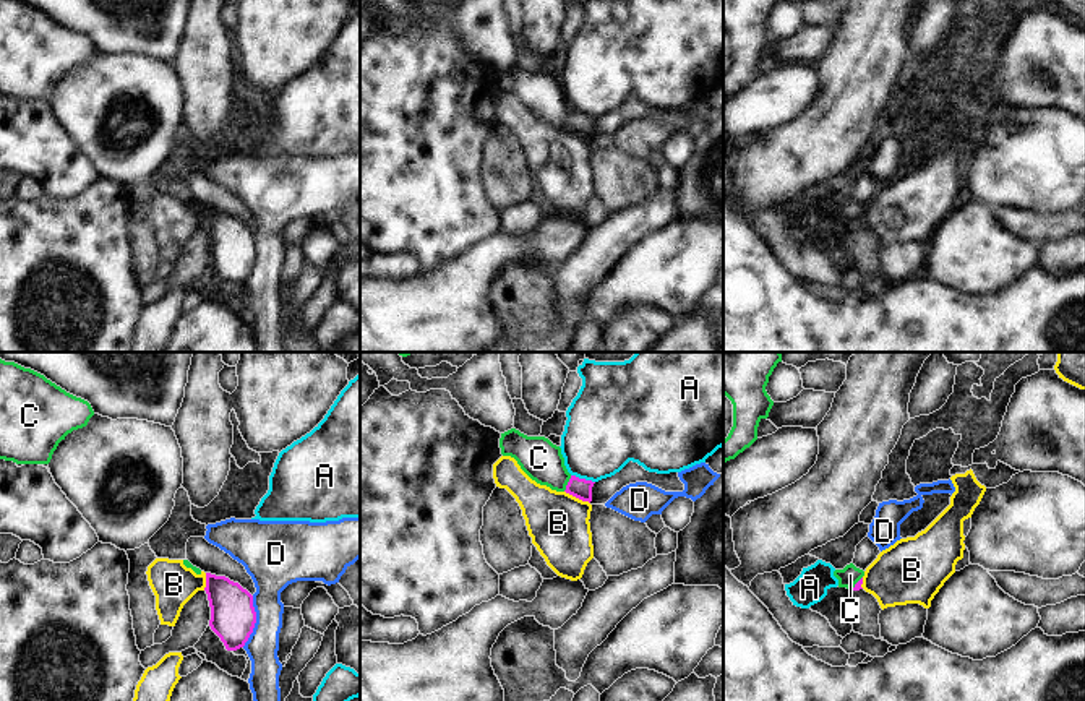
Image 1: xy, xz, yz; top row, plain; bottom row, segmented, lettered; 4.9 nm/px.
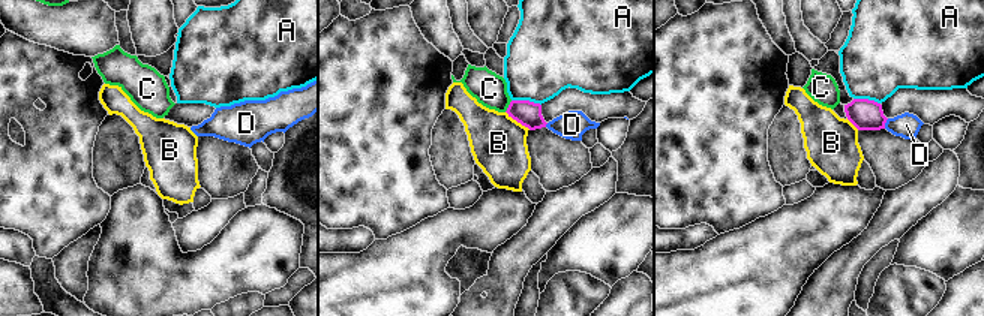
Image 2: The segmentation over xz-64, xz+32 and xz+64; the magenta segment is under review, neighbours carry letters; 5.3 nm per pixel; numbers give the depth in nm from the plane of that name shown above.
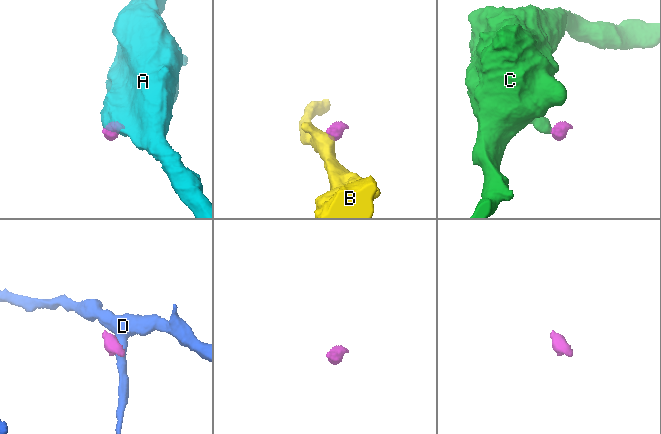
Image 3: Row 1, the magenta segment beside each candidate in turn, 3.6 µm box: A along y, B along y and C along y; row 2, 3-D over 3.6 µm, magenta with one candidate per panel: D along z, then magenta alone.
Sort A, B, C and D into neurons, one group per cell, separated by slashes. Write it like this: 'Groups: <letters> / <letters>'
Groups: A / B / C / D.

